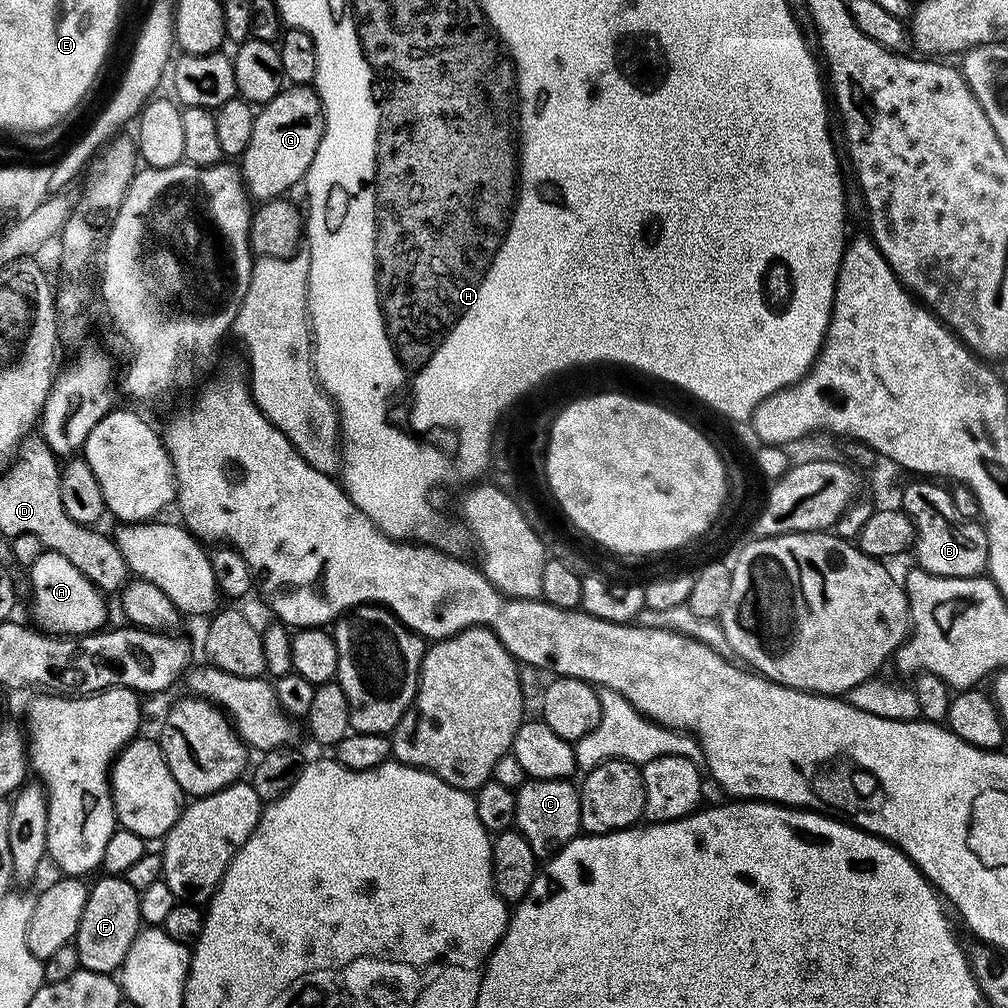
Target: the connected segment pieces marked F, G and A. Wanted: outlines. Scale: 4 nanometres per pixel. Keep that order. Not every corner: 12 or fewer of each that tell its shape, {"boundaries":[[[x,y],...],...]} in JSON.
{"boundaries":[[[129,879],[91,885],[74,941],[81,967],[123,967],[142,929]],[[288,86],[256,112],[240,175],[253,201],[303,181],[320,97]],[[45,550],[27,569],[35,623],[69,638],[101,631],[105,593]]]}

